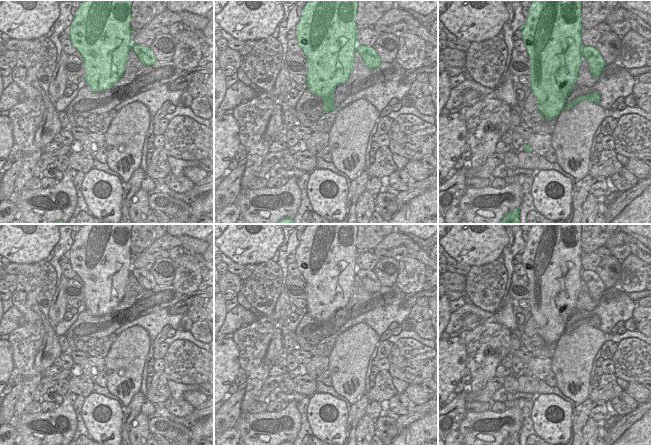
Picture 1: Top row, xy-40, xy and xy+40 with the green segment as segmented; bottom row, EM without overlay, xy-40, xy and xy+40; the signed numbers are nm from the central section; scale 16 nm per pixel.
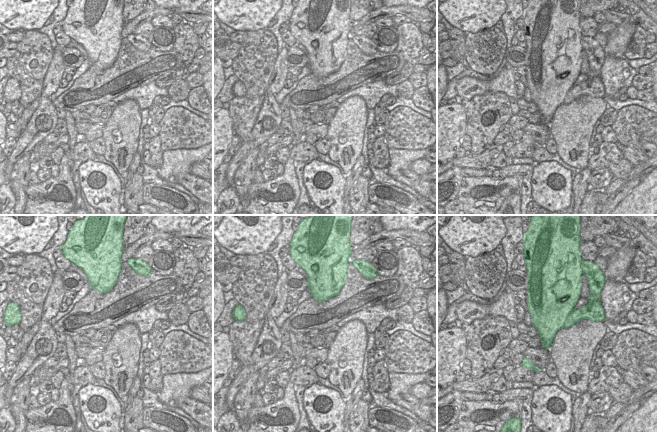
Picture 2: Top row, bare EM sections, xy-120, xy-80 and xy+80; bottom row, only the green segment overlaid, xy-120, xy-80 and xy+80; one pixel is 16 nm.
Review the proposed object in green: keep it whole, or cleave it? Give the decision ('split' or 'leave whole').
split

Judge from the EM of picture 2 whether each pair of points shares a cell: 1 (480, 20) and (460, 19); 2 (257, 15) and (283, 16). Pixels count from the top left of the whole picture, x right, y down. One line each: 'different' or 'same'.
1: same
2: different

